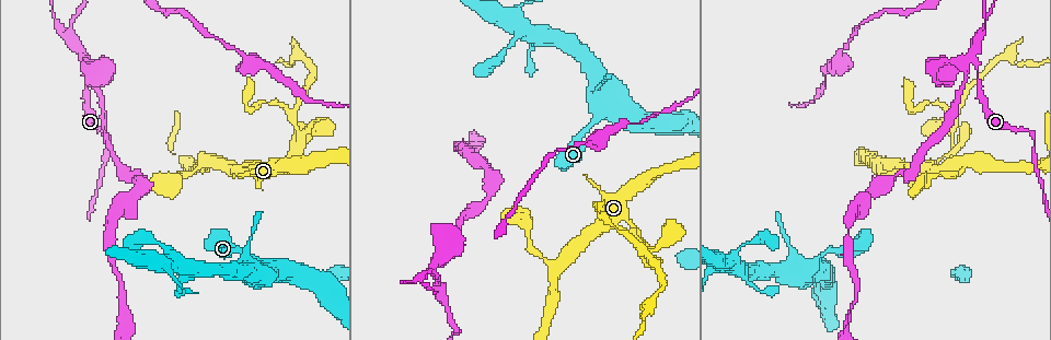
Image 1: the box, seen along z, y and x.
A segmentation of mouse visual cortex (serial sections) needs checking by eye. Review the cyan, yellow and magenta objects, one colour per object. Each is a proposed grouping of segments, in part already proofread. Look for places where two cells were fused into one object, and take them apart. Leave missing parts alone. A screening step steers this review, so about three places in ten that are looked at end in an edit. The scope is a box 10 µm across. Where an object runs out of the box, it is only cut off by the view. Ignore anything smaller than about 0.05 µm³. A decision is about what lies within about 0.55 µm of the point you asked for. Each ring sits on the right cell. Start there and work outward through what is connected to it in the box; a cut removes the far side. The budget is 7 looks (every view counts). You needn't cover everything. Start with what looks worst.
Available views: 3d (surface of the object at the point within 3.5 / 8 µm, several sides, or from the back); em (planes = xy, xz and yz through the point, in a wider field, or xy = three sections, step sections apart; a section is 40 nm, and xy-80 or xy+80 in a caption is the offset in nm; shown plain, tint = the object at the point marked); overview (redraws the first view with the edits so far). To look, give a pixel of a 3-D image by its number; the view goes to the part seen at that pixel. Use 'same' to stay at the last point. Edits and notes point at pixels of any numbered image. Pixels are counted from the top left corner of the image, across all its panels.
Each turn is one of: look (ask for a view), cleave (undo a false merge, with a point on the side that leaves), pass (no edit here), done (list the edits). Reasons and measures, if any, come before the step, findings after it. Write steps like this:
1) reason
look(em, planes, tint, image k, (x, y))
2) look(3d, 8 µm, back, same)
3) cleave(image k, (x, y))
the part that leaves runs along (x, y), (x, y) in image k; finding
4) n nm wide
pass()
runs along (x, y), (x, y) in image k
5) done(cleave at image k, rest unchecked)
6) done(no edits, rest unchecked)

three arms meet
look(3d, 3.5 µm, image 1, (980, 36))

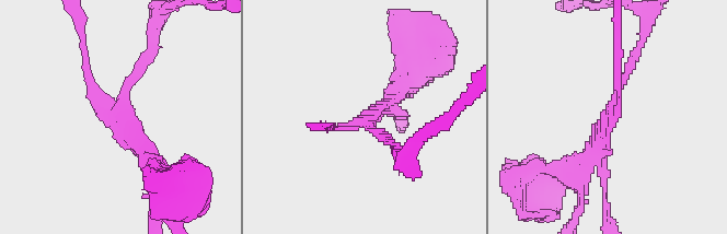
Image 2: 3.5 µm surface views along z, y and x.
3 arms; arms of 100, 150, 200 nm; shape alone is not enough
look(em, xy, step 1, plain, image 2, (119, 118))

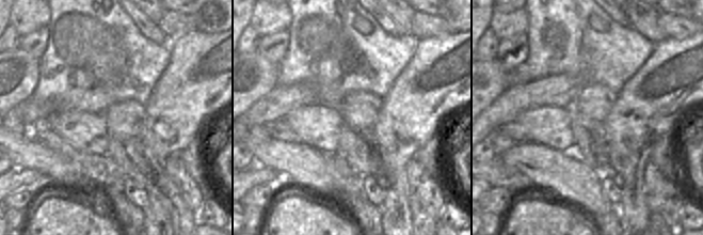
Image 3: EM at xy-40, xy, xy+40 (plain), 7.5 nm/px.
where the object lies
look(em, xy, step 1, tint, same)

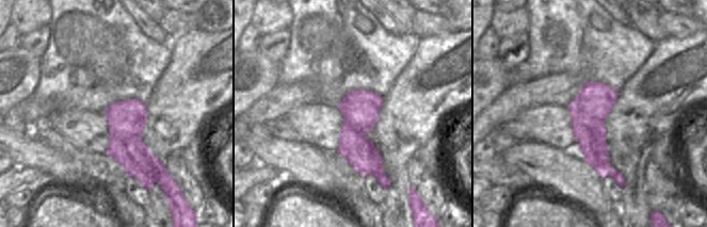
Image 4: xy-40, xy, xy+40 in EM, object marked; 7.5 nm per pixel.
cleave(image 2, (560, 170))
two cells meet here

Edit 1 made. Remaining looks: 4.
sharp bend
look(em, planes, tint, image 1, (1030, 131))

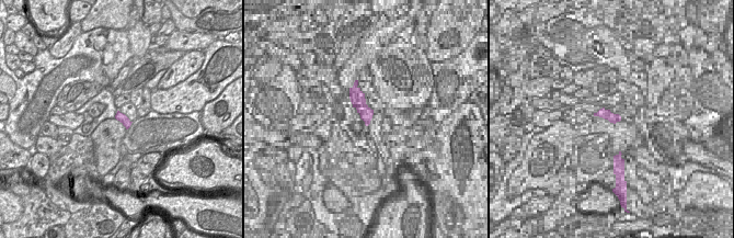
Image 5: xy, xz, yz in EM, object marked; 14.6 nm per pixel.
look(3d, 3.5 µm, same)

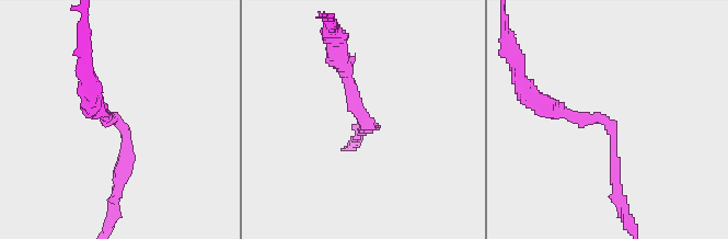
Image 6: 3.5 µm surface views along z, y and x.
140 nm wide
pass()
runs along (538, 102), (605, 120), (616, 186) in image 6; all the same cell

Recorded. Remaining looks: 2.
done(cleave at image 2, rest unchecked)

